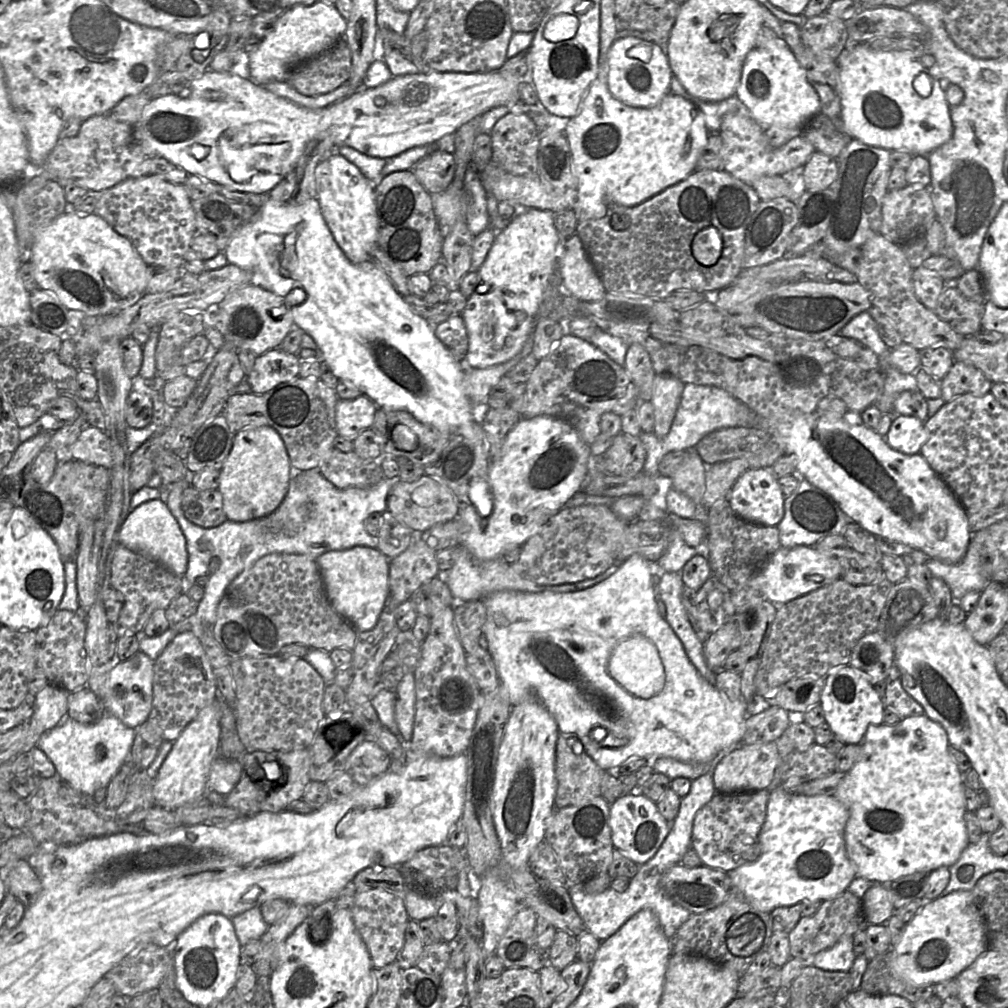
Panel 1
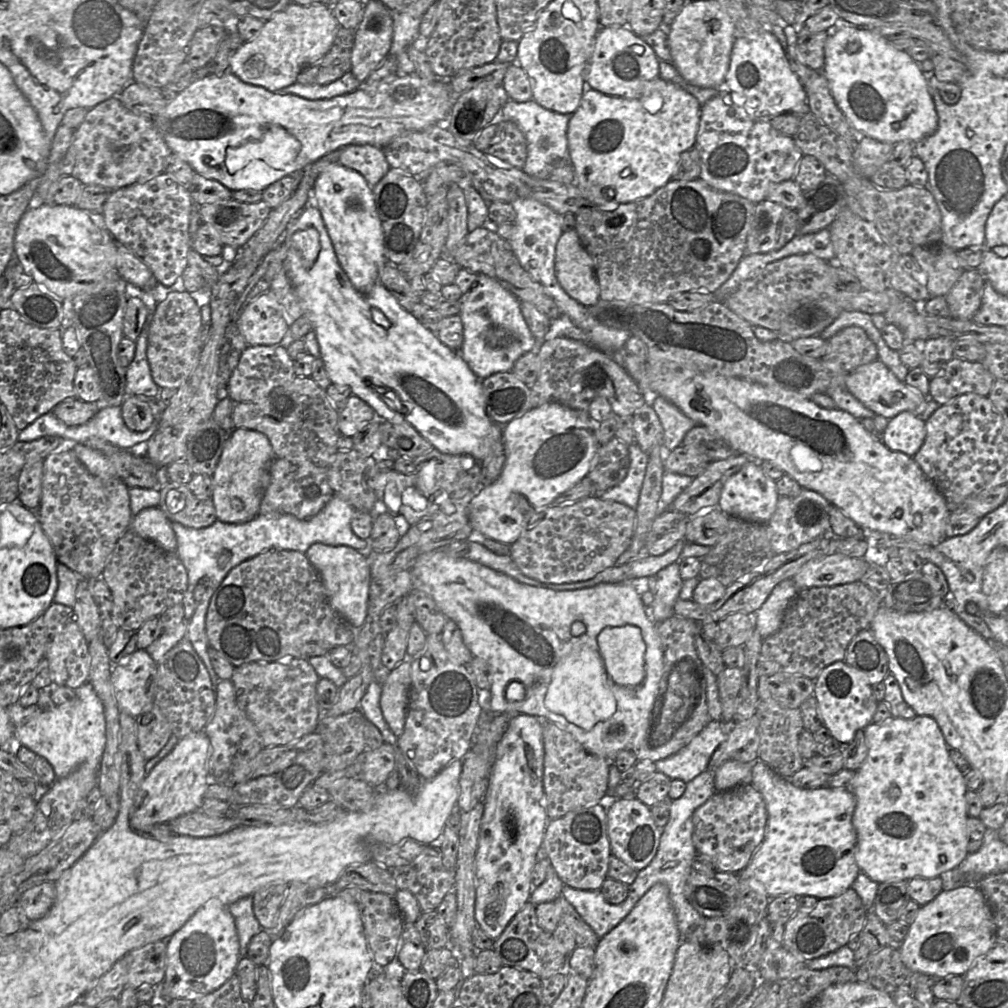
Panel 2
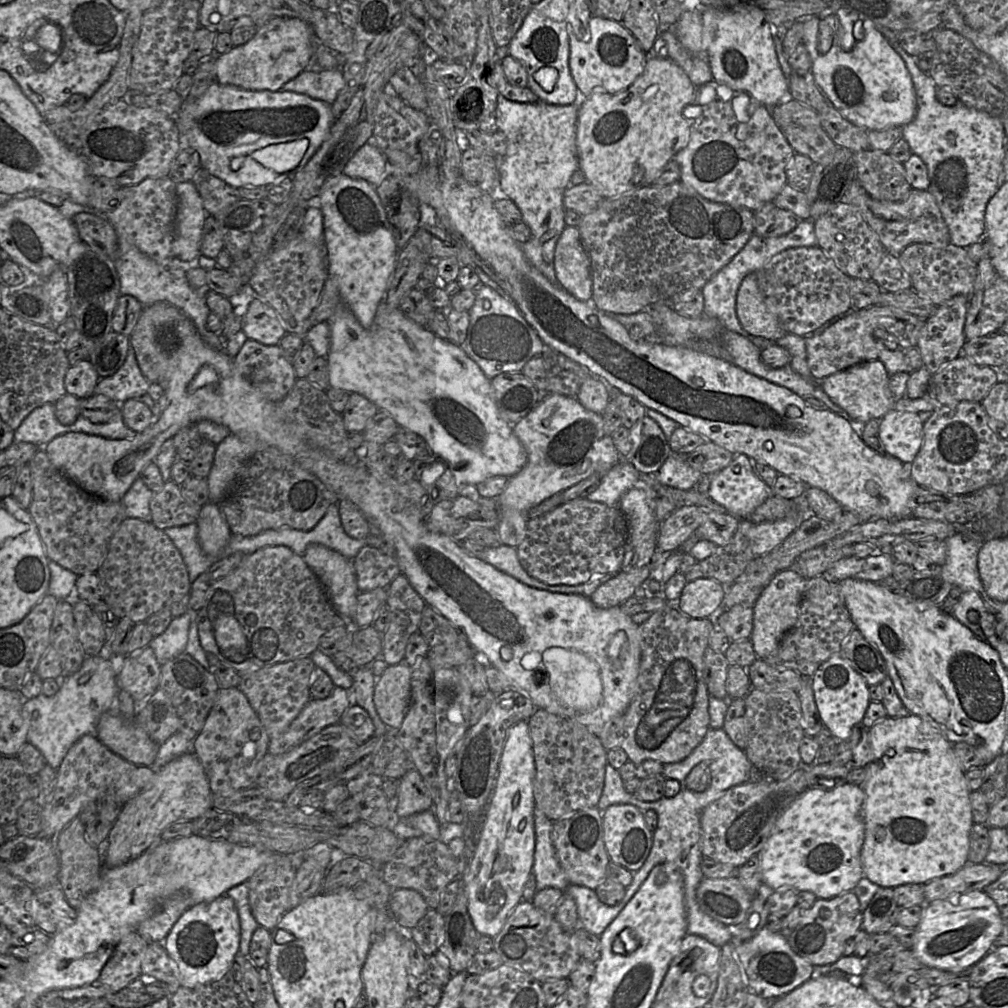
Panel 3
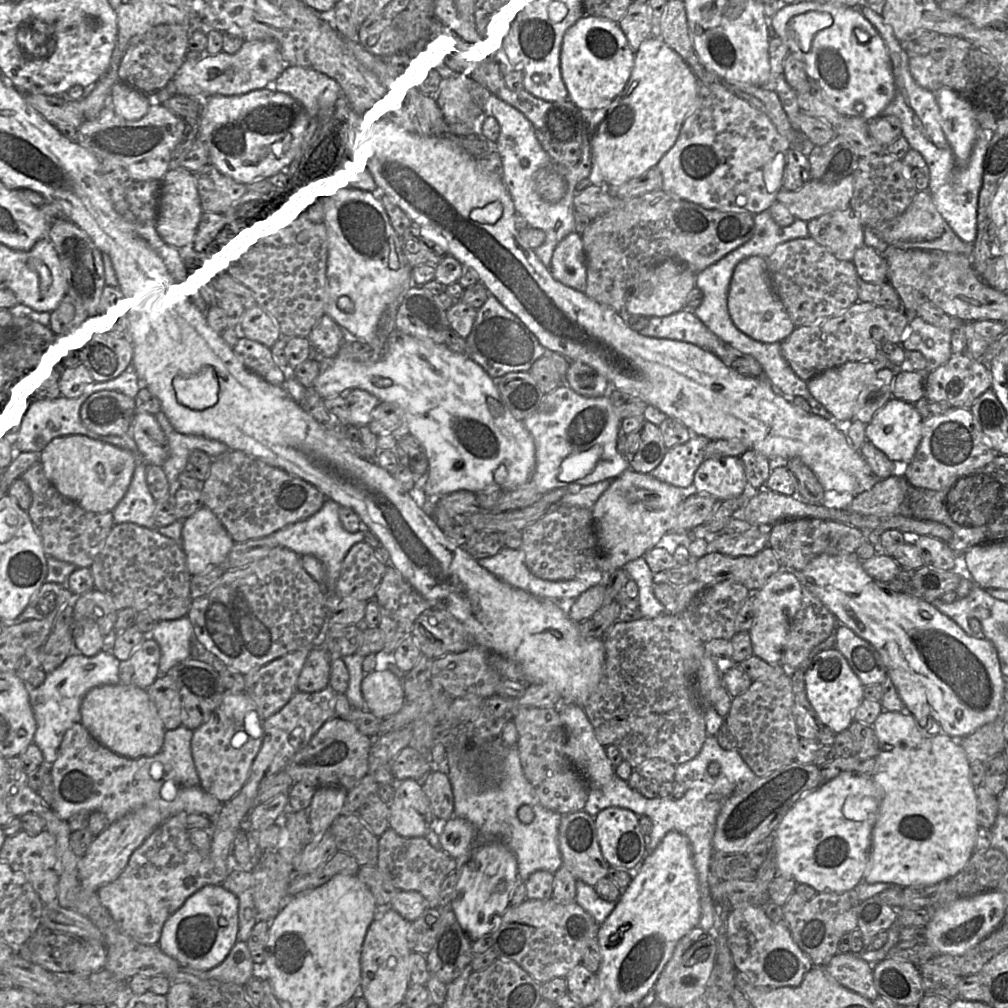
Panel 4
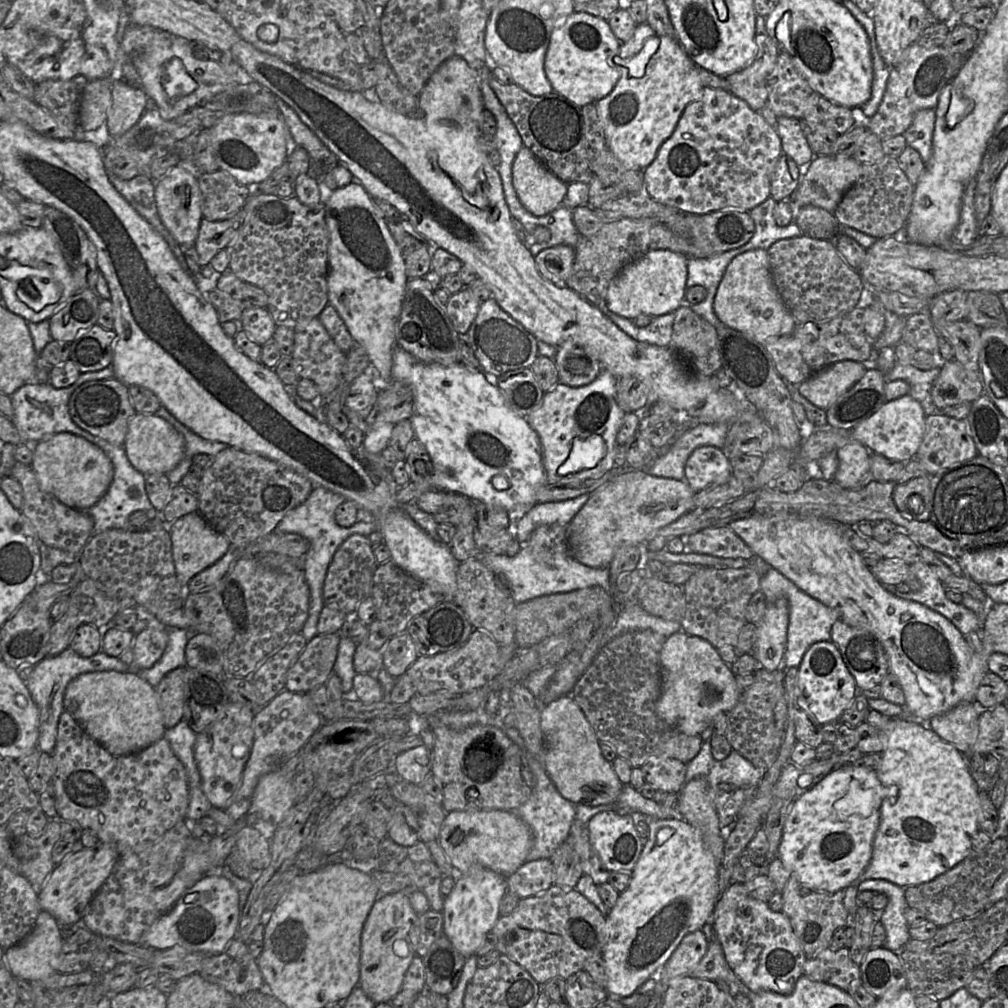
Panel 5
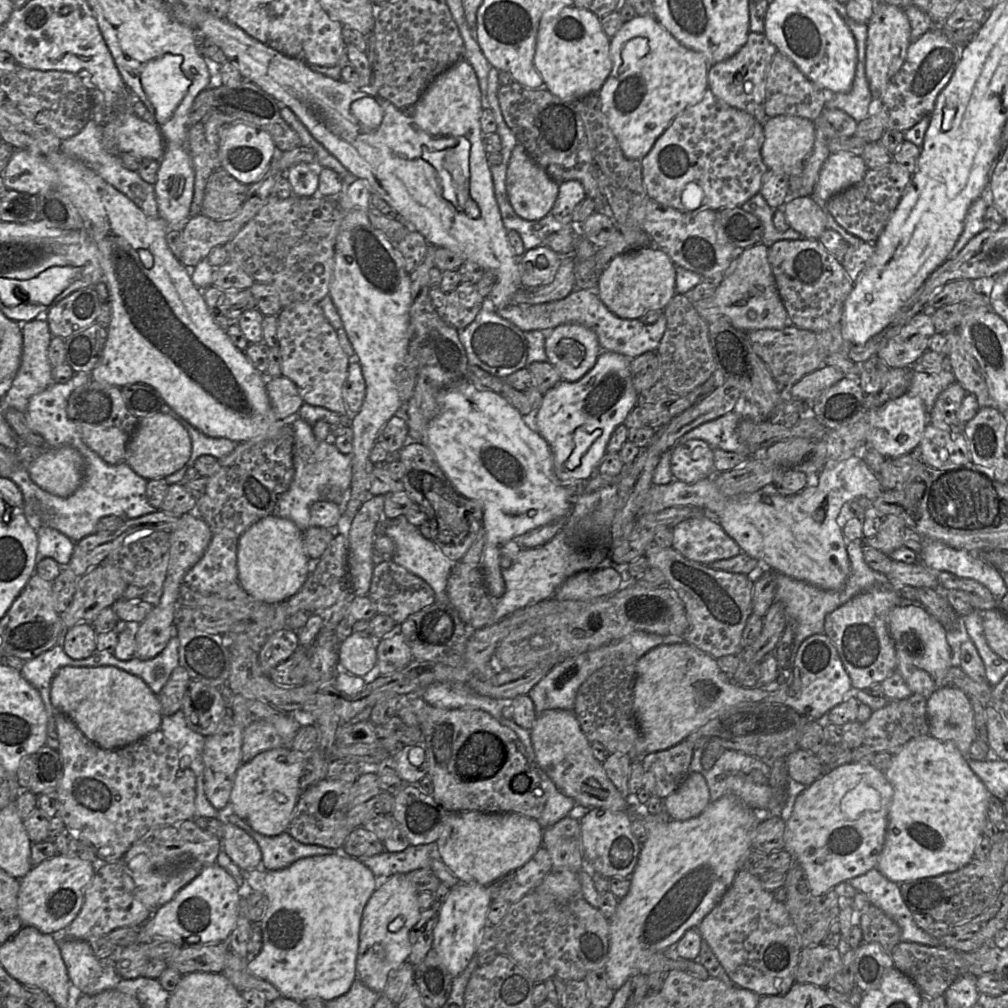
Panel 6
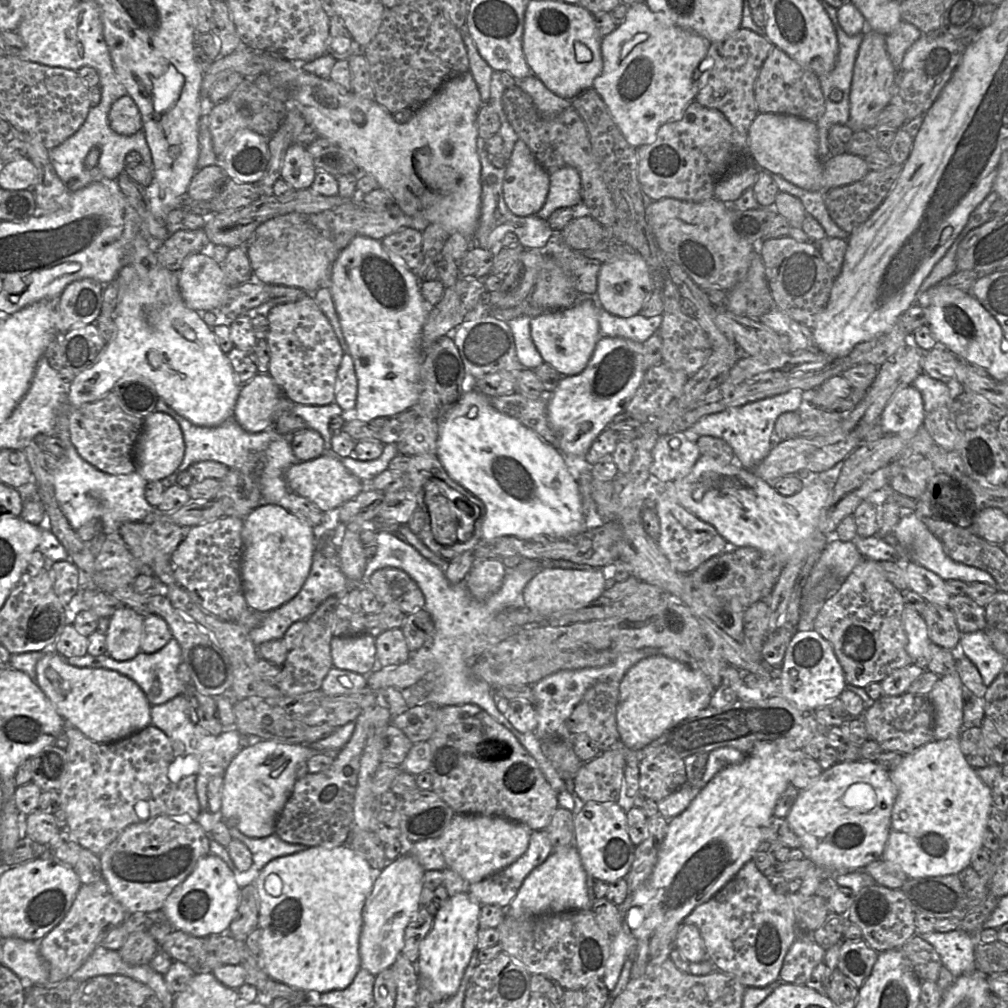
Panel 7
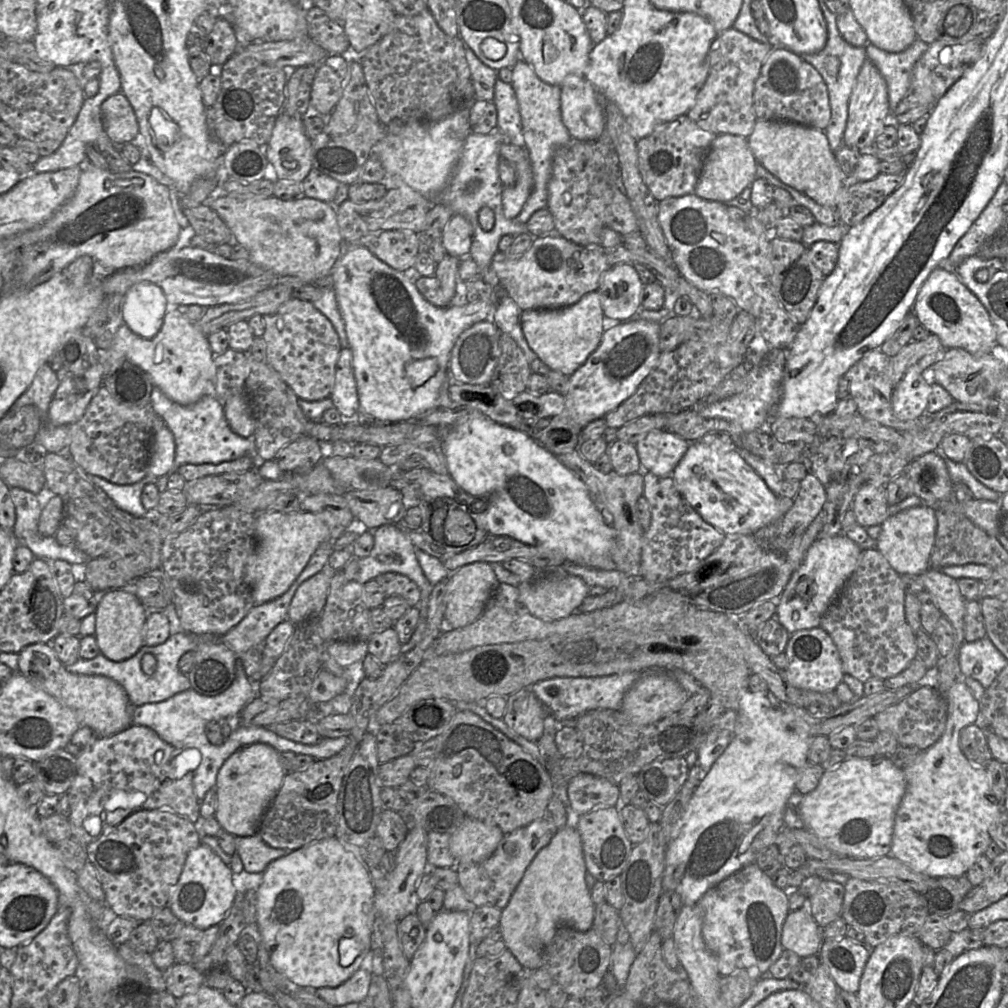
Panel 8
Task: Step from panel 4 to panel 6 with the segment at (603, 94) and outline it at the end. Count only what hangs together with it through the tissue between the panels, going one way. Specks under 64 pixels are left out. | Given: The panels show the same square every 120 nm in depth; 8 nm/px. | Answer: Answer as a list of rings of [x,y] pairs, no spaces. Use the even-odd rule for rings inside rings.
[[[575,6],[564,7],[548,22],[540,23],[533,64],[543,79],[544,88],[566,102],[577,100],[593,93],[598,93],[612,70],[610,41],[601,25],[601,20],[593,12]]]

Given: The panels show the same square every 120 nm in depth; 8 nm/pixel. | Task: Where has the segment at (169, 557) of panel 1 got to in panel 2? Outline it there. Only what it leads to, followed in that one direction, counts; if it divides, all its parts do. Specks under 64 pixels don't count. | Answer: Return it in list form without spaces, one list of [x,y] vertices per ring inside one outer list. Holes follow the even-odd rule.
[[[159,507],[146,508],[133,516],[129,529],[169,552],[176,552],[177,540],[172,523]]]

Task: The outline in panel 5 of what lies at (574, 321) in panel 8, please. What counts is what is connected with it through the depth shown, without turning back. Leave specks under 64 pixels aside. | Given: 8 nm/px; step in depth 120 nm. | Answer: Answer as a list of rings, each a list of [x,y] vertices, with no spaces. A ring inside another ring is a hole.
[[[563,342],[557,347],[554,361],[559,381],[572,387],[592,383],[603,370],[595,357],[572,342]]]

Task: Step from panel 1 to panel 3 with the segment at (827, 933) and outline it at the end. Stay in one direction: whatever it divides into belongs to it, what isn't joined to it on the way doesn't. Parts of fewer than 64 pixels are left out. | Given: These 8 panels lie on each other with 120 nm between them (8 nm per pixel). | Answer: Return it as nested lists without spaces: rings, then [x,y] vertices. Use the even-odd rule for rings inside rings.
[[[853,891],[830,899],[818,898],[809,908],[796,905],[782,919],[781,934],[791,949],[814,965],[836,962],[844,954],[845,942],[862,928],[862,911]]]

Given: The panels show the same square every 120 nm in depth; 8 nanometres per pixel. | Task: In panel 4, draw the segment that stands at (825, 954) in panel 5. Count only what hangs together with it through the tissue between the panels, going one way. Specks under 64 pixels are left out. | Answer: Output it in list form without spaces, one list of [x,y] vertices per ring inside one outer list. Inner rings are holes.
[[[837,953],[824,969],[843,987],[873,1001],[879,996],[873,980],[873,966],[858,955]]]

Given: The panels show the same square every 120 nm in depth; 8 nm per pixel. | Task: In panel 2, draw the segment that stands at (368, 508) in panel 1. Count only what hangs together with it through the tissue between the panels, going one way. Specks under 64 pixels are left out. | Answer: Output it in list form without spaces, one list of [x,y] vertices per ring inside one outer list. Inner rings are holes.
[[[334,495],[319,513],[317,513],[315,516],[313,516],[309,519],[305,519],[305,520],[298,519],[297,517],[295,517],[294,515],[291,515],[291,514],[268,514],[268,515],[258,515],[253,520],[251,520],[249,522],[246,522],[246,523],[243,523],[243,524],[225,523],[225,522],[222,522],[222,521],[217,519],[212,525],[210,525],[208,527],[205,527],[205,528],[199,528],[199,529],[185,527],[184,525],[178,523],[178,522],[173,522],[172,523],[172,527],[173,527],[173,530],[175,532],[175,536],[176,536],[176,540],[177,540],[176,553],[177,553],[178,557],[180,558],[180,560],[182,561],[183,565],[185,566],[185,568],[187,570],[187,575],[188,575],[188,587],[187,587],[187,589],[195,589],[196,585],[200,581],[204,581],[204,585],[206,586],[206,592],[204,593],[201,602],[198,603],[197,608],[196,608],[191,620],[189,621],[188,629],[187,629],[187,637],[189,638],[194,650],[196,651],[198,656],[203,661],[203,663],[204,663],[204,665],[205,665],[205,667],[206,667],[206,669],[207,669],[207,671],[210,675],[210,679],[211,679],[213,689],[214,689],[214,692],[215,692],[215,707],[216,707],[217,688],[218,688],[218,685],[219,685],[219,682],[220,682],[221,679],[219,679],[219,677],[217,676],[217,674],[216,674],[216,672],[215,672],[215,670],[212,666],[210,657],[209,657],[209,647],[210,647],[210,645],[209,645],[207,635],[206,635],[205,621],[206,621],[206,614],[207,614],[207,609],[208,609],[210,600],[211,600],[215,590],[217,589],[217,587],[222,583],[224,578],[227,576],[227,574],[234,567],[236,567],[237,565],[239,565],[243,561],[248,560],[248,559],[250,559],[250,558],[252,558],[252,557],[254,557],[254,556],[256,556],[260,553],[263,553],[265,551],[268,551],[268,550],[295,550],[295,551],[299,551],[299,552],[302,552],[302,553],[305,554],[306,551],[308,550],[308,548],[312,544],[322,543],[322,544],[326,544],[326,545],[330,545],[330,546],[348,546],[348,547],[354,548],[355,550],[358,550],[358,551],[361,551],[361,552],[367,552],[370,549],[369,542],[367,540],[363,540],[363,539],[360,539],[359,537],[357,537],[351,529],[351,518],[352,518],[354,510],[355,509],[349,503],[347,503],[345,500],[343,500],[338,495]]]

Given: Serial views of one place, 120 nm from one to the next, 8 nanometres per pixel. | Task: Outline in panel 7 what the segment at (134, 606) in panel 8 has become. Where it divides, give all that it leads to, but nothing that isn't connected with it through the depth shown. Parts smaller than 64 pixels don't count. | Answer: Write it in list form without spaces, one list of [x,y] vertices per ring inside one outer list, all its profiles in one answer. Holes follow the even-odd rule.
[[[128,606],[118,608],[110,617],[106,636],[107,653],[117,661],[131,660],[140,652],[144,617]]]

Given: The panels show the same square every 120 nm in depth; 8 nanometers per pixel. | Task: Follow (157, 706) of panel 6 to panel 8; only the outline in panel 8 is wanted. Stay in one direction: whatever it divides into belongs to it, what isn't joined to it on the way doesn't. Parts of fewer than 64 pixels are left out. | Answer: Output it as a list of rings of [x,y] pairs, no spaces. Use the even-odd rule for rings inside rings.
[[[35,643],[25,647],[19,653],[18,665],[18,672],[15,673],[24,675],[34,686],[72,709],[80,726],[89,727],[97,737],[110,737],[132,725],[135,707],[129,701],[124,688],[105,676],[81,675],[67,671],[51,643]]]

